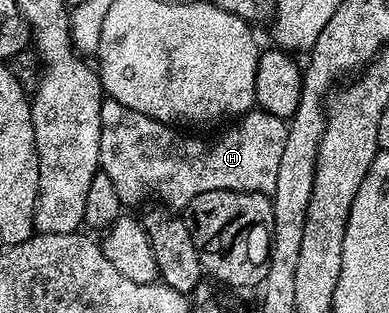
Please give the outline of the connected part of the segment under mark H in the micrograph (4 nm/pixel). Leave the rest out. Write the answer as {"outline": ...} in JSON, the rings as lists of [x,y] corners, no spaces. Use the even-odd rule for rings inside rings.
{"outline":[[[105,99],[100,112],[100,172],[110,179],[110,183],[114,183],[114,191],[118,191],[118,199],[124,207],[140,205],[147,197],[157,197],[160,200],[157,202],[173,211],[180,211],[187,207],[194,195],[219,189],[271,195],[278,183],[282,150],[288,142],[288,121],[256,107],[251,113],[233,120],[229,125],[232,126],[209,141],[204,137],[187,137],[184,134],[187,132],[169,125],[167,121],[147,117],[142,115],[142,111],[134,111],[134,107]]]}

